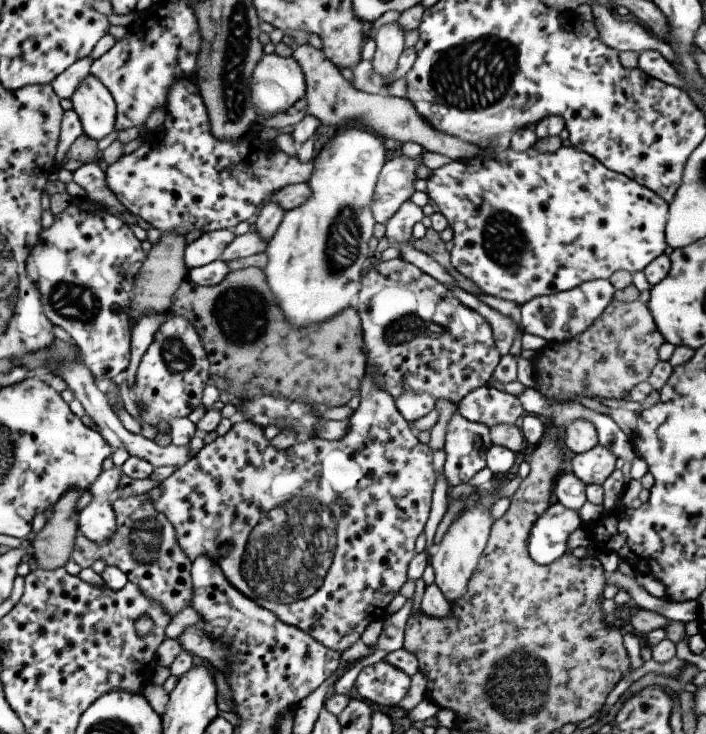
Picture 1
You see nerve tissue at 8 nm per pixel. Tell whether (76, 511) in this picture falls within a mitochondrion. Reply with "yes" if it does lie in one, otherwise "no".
no

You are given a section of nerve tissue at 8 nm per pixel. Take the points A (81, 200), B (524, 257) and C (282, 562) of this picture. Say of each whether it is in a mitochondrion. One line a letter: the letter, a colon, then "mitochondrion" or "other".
A: other
B: mitochondrion
C: mitochondrion

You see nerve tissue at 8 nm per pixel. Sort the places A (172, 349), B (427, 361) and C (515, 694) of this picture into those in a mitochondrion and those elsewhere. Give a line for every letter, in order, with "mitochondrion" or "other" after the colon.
A: mitochondrion
B: other
C: mitochondrion

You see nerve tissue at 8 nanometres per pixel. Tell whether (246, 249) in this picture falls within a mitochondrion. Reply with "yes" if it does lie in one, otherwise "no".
no

